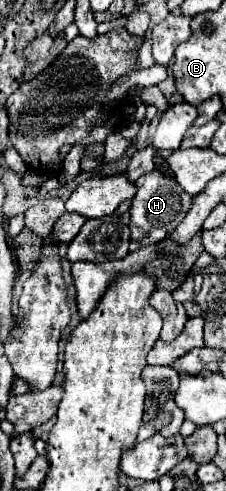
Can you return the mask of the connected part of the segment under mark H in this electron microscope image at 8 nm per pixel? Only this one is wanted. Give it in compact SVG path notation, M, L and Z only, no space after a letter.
M158 170L140 176L136 180L136 196L134 196L132 206L130 206L132 240L138 240L146 246L162 242L184 220L186 212L190 210L190 202L192 202L192 196L186 194L174 180L166 178Z

